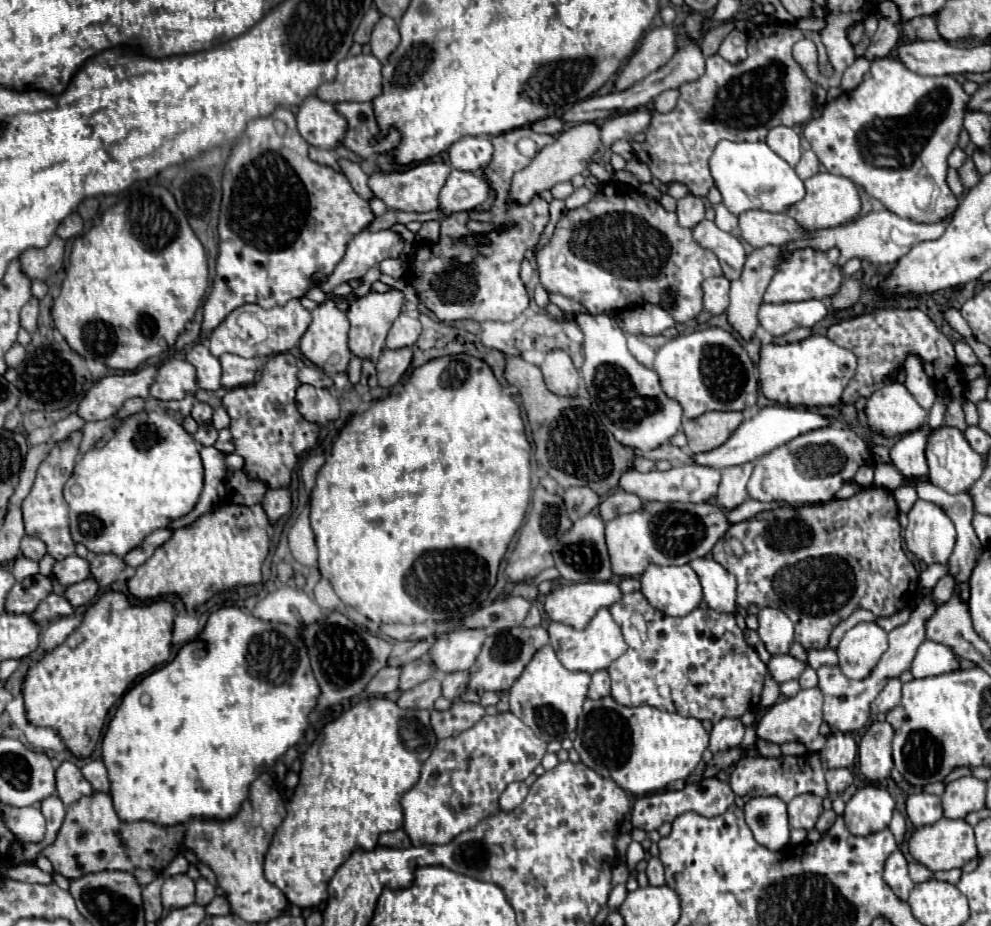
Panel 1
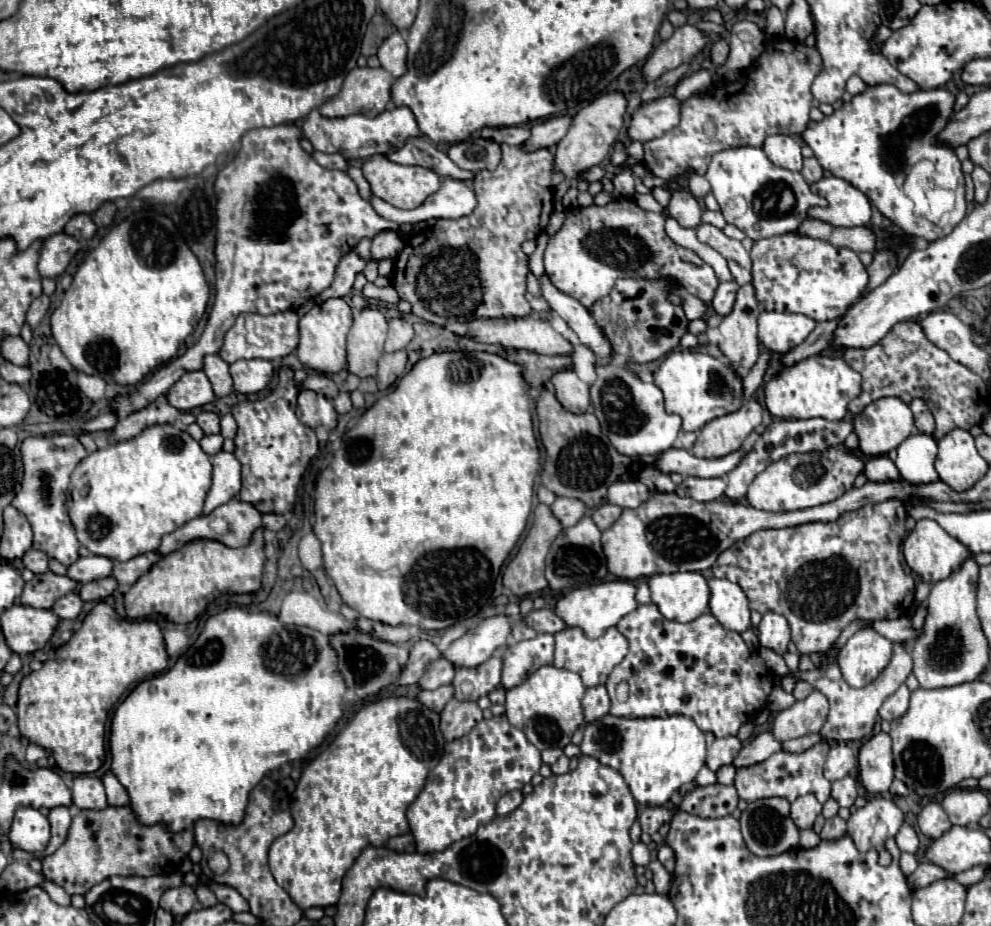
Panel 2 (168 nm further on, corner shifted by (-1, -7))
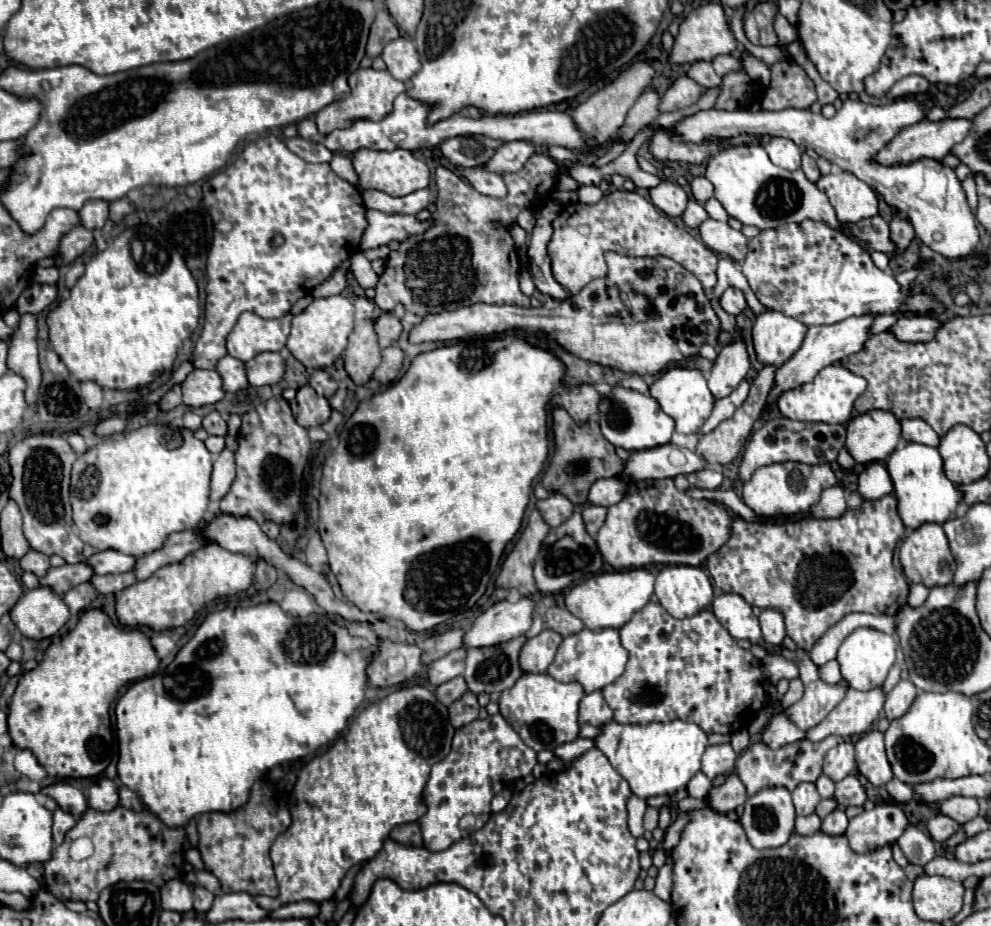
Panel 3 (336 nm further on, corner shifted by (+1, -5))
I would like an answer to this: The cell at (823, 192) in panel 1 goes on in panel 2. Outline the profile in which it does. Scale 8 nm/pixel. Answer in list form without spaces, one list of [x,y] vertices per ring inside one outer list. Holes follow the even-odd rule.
[[[823,176],[810,186],[810,190],[818,196],[828,198],[828,206],[810,208],[808,218],[826,220],[828,224],[842,226],[842,228],[868,224],[872,216],[870,202],[860,190],[852,188],[848,182],[834,178],[834,176]]]

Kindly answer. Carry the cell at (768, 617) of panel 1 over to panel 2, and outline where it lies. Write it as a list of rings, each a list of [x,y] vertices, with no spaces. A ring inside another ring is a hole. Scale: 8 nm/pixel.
[[[766,612],[758,626],[758,638],[762,646],[774,650],[776,654],[784,654],[790,642],[790,628],[786,618],[776,612]]]

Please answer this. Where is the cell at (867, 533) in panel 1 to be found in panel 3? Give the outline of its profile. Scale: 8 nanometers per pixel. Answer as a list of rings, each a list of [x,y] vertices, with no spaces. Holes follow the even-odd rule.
[[[892,494],[874,502],[864,500],[860,508],[848,508],[844,516],[830,520],[802,518],[800,522],[768,526],[734,518],[728,542],[720,550],[716,550],[716,554],[708,556],[706,566],[712,572],[714,584],[722,592],[740,594],[748,604],[758,608],[780,610],[786,620],[788,636],[798,644],[798,648],[810,650],[814,642],[846,612],[894,616],[902,606],[906,606],[908,582],[904,574],[892,564],[892,552],[898,540],[902,538],[904,530],[906,528],[898,516],[896,498]]]

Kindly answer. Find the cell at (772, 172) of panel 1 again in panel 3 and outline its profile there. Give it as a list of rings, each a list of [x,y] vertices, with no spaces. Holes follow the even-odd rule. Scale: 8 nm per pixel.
[[[762,144],[730,146],[720,150],[720,154],[708,160],[704,176],[714,186],[714,198],[726,208],[726,212],[732,218],[740,220],[742,224],[750,224],[750,226],[758,226],[760,230],[766,230],[810,218],[848,234],[848,228],[844,228],[842,222],[836,218],[836,212],[828,202],[828,196],[820,192],[804,176],[802,170],[790,172],[774,166]]]

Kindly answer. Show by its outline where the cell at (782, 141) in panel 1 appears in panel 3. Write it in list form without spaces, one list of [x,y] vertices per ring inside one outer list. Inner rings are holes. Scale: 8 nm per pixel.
[[[770,138],[766,142],[766,152],[770,160],[784,168],[784,170],[798,170],[800,168],[800,154],[802,150],[788,138]]]

